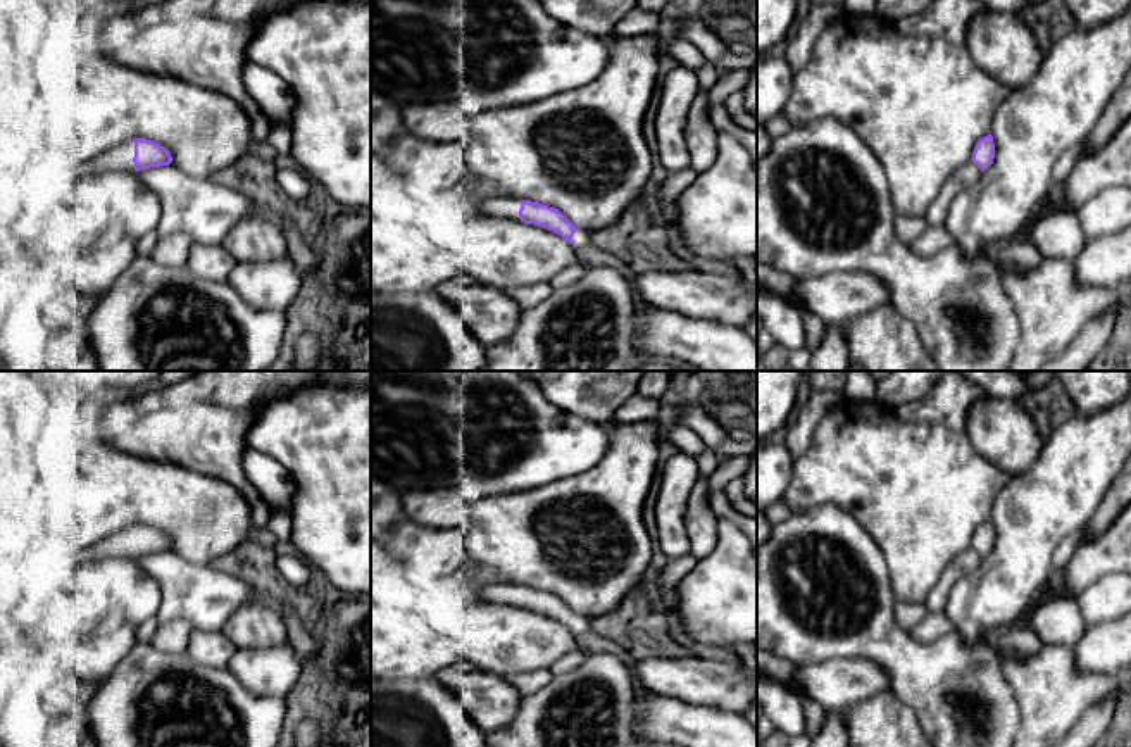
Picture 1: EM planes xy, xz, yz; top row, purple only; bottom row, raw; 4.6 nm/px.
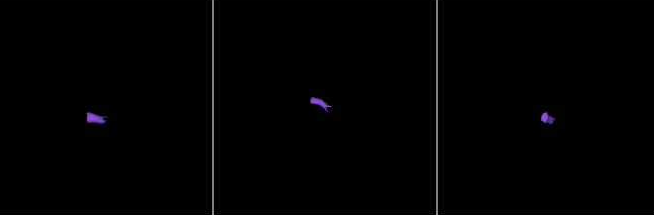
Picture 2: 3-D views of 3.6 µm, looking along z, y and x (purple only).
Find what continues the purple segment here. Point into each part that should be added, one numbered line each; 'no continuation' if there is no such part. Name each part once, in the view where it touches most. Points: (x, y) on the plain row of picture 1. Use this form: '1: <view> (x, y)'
1: xz (581, 625)

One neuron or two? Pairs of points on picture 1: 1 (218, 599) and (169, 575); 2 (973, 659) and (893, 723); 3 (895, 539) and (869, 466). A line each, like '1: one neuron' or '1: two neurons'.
1: one neuron
2: two neurons
3: one neuron

